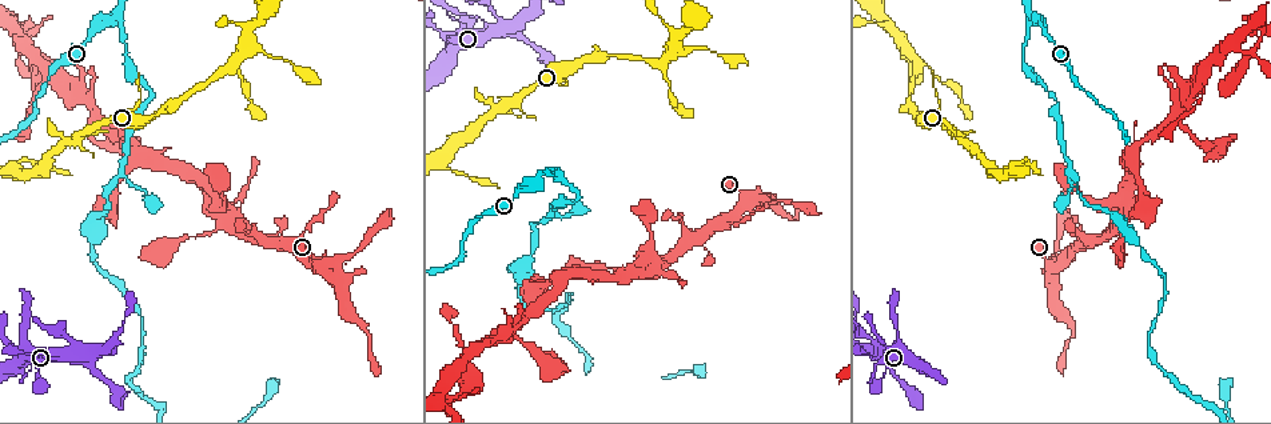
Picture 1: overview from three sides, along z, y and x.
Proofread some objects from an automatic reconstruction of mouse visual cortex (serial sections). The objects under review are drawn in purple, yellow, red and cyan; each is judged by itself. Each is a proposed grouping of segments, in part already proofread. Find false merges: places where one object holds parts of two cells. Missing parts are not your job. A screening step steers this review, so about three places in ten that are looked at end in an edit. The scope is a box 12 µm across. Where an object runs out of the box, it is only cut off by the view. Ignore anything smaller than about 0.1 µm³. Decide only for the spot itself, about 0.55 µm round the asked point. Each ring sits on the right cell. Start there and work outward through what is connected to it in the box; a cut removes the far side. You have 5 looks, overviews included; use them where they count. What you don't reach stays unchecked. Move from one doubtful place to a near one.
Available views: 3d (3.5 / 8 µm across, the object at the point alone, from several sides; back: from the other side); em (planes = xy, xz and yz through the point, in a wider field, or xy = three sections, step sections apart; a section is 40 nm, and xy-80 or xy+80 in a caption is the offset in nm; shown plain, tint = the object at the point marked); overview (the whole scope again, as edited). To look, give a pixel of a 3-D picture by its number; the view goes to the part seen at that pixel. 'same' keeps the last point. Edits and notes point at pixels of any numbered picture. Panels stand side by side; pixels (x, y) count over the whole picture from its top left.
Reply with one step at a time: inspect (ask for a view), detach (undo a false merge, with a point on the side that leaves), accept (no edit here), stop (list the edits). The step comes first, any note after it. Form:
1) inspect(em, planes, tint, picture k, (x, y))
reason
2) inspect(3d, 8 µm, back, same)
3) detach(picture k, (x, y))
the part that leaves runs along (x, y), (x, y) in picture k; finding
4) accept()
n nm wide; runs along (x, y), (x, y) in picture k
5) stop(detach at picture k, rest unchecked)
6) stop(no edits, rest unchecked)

inspect(3d, 3.5 µm, picture 1, (120, 22))
three arms meet

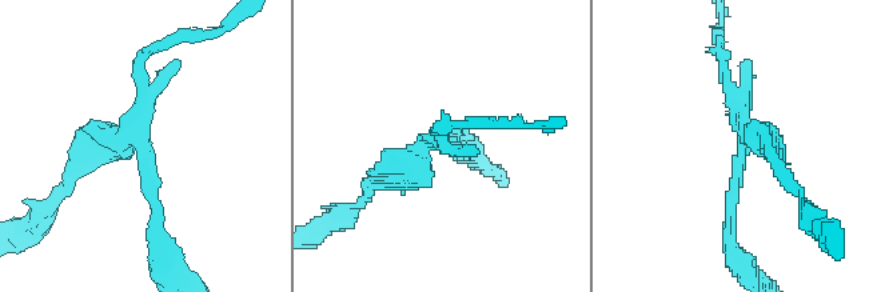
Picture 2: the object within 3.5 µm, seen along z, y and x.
inspect(em, planes, tint, picture 2, (740, 142))

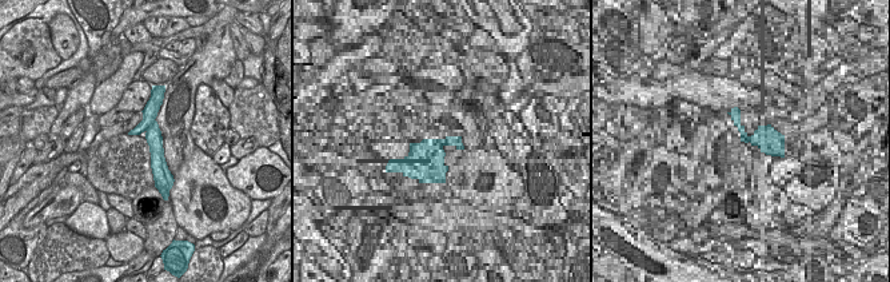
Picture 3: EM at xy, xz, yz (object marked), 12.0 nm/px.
detach(picture 2, (151, 186))
arms of 150, 200, 200 nm; two cells meet here

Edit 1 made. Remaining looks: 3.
inspect(overview)

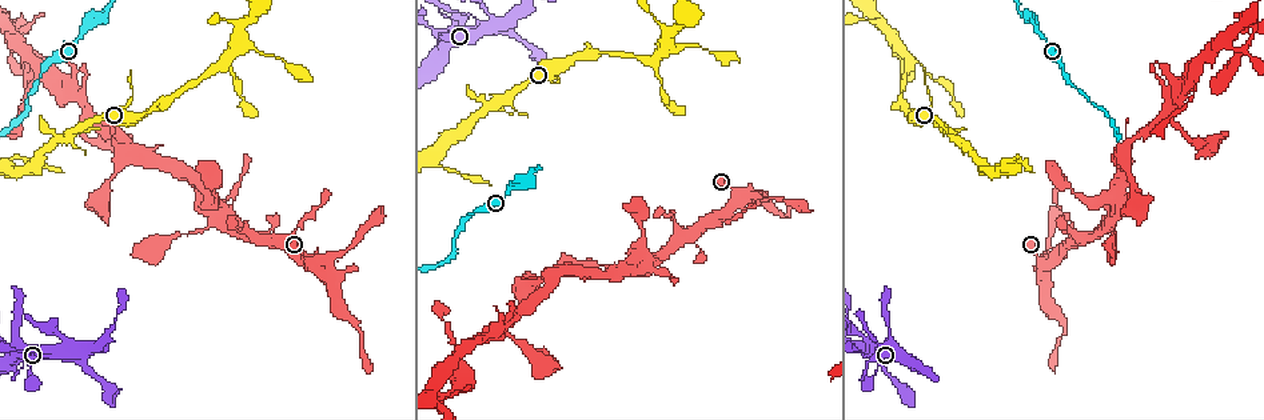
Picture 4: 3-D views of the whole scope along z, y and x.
inspect(3d, 8 µm, picture 4, (633, 269))
two arms in line, one across

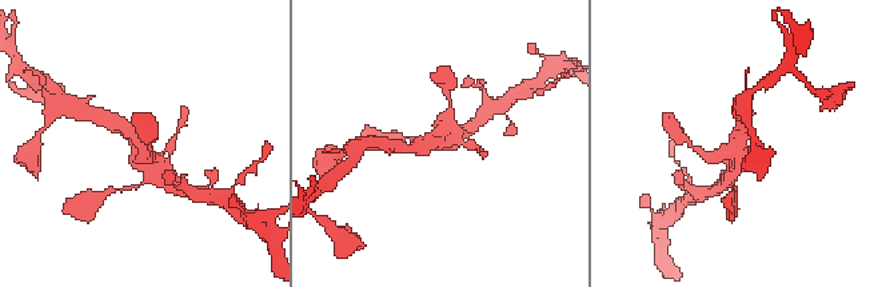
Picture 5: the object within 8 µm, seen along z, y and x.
inspect(em, xy, step 1, tint, picture 5, (737, 150))

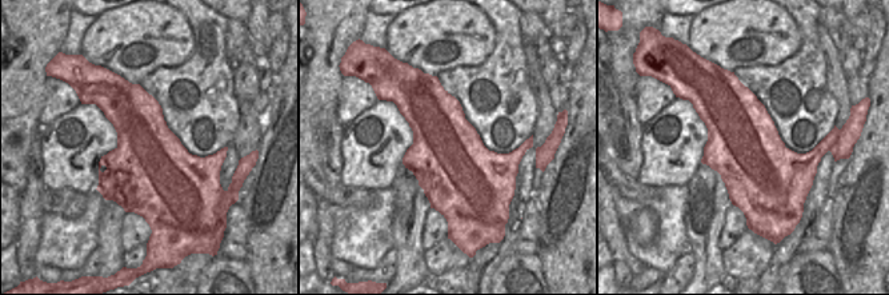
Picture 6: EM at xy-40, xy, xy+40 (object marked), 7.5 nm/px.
accept()
runs along (163, 180), (140, 143), (115, 124) in picture 5; all the same cell

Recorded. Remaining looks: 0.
stop(detach at picture 2, rest unchecked)

